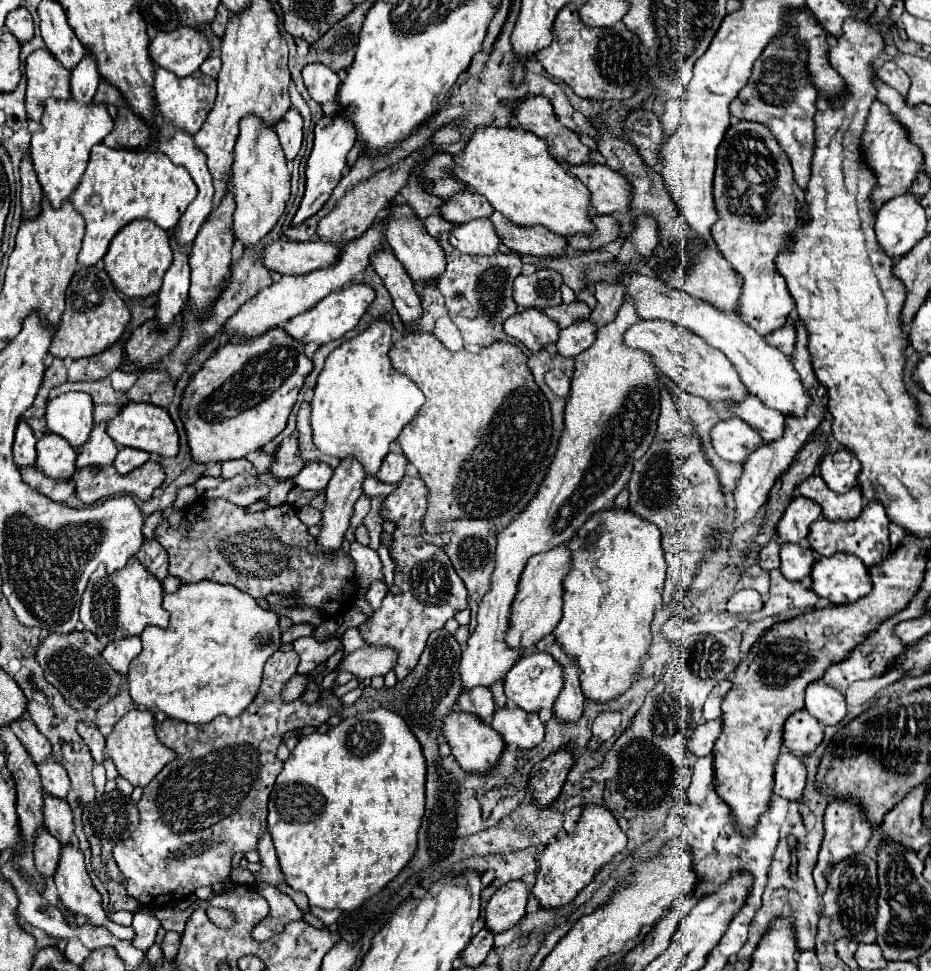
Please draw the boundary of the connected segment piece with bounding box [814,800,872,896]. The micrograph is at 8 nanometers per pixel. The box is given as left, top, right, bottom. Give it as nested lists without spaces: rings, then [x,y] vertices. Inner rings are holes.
[[[830,800],[826,814],[824,814],[824,828],[826,828],[826,834],[824,834],[820,854],[818,854],[818,864],[814,868],[816,890],[820,896],[826,892],[828,876],[834,870],[834,866],[838,862],[844,862],[846,858],[852,858],[852,856],[858,856],[860,852],[864,852],[868,840],[872,838],[872,828],[868,826],[866,816],[862,816],[862,810],[858,808],[858,804],[848,802],[848,800]]]

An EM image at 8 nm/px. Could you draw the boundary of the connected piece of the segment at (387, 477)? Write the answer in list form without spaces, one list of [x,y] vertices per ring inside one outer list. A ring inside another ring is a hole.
[[[388,454],[376,474],[376,478],[380,482],[390,482],[390,484],[396,484],[404,478],[404,468],[406,468],[408,460],[402,456],[402,454]]]

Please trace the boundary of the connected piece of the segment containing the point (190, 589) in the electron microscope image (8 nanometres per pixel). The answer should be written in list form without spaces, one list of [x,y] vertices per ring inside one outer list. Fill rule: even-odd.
[[[208,580],[182,584],[176,592],[164,594],[164,608],[170,612],[168,628],[146,626],[140,634],[142,652],[130,662],[128,682],[132,700],[150,710],[158,708],[170,718],[192,724],[206,724],[218,714],[230,718],[238,716],[256,698],[268,656],[280,648],[278,614],[262,610],[250,594],[244,594],[234,586],[220,586]]]

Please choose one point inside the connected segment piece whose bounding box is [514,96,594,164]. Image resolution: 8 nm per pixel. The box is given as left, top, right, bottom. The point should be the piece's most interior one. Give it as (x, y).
(535, 114)

